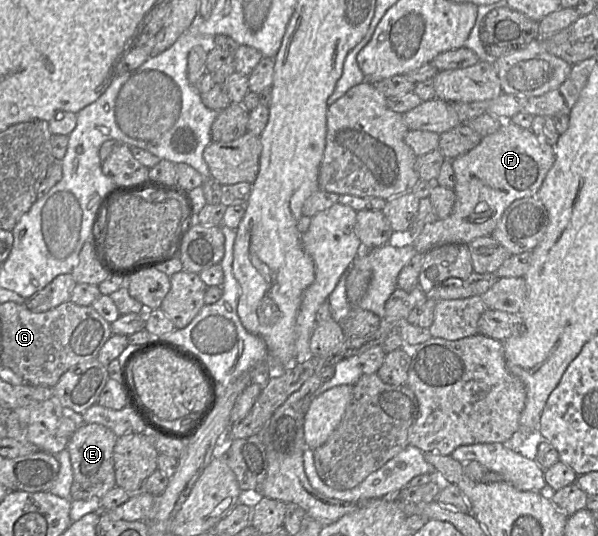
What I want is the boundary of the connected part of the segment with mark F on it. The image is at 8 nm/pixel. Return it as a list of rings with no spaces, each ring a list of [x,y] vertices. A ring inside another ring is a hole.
[[[505,121],[497,131],[482,137],[481,142],[467,153],[451,160],[455,174],[453,192],[456,196],[451,214],[445,219],[437,219],[420,229],[411,244],[417,253],[445,244],[468,244],[478,237],[490,236],[502,214],[514,201],[536,196],[548,171],[555,161],[554,149],[539,139],[530,129]]]

